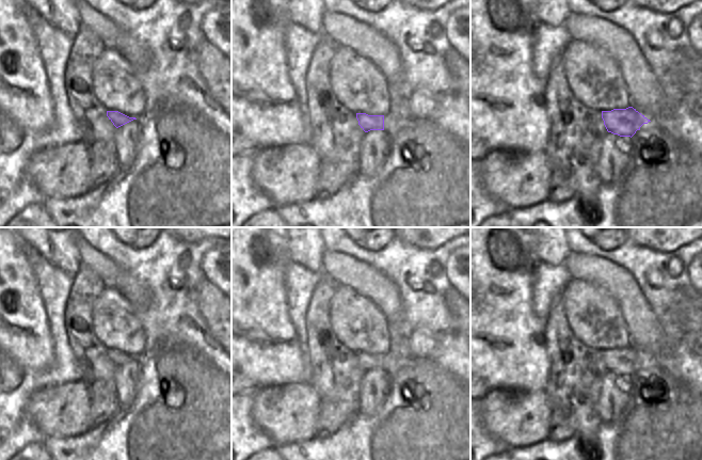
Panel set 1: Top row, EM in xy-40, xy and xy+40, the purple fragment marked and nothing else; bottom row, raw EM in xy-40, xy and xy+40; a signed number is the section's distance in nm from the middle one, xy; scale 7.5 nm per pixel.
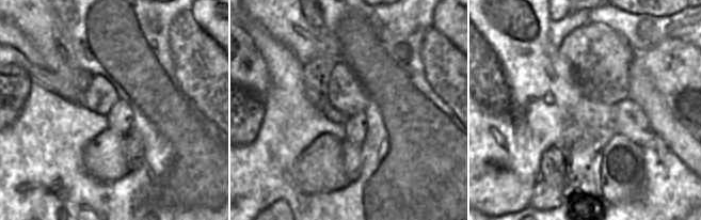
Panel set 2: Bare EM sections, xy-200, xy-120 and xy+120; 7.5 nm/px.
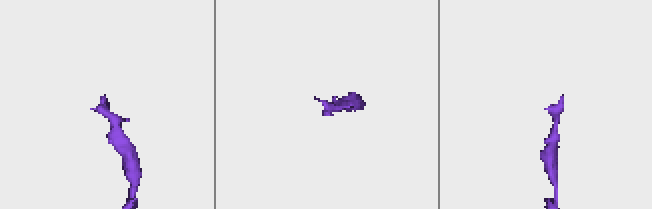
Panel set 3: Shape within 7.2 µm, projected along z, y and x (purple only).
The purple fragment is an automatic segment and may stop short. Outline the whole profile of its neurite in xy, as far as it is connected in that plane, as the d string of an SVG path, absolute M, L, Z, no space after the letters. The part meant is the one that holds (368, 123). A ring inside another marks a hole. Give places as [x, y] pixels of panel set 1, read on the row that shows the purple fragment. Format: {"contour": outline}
{"contour": "M356 113L356 118L358 121L358 125L365 132L370 130L384 130L384 115Z"}

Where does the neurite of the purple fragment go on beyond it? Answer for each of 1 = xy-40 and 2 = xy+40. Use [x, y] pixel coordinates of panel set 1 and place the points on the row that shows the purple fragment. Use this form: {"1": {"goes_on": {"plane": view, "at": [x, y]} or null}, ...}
{"1": {"goes_on": null}, "2": {"goes_on": null}}

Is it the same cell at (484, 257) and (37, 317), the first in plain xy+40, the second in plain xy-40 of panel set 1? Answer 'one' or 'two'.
one

